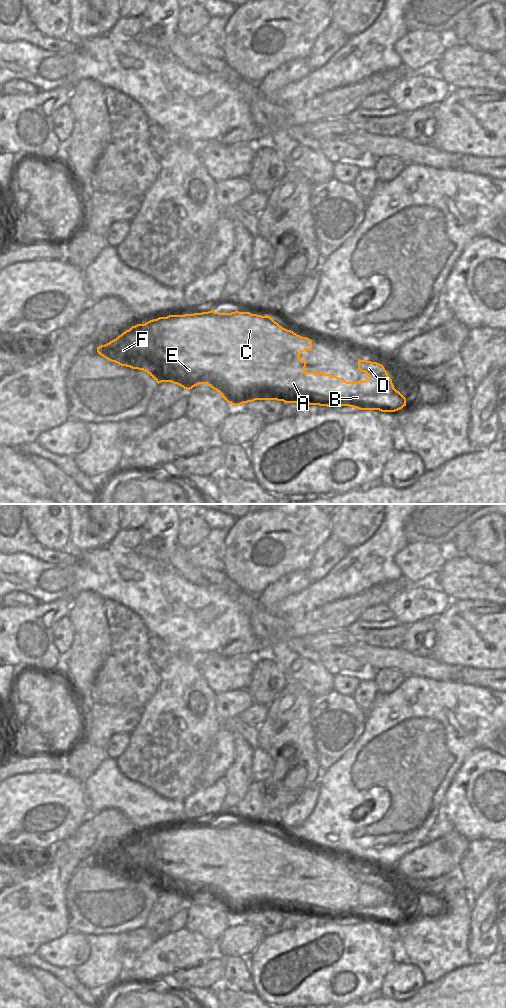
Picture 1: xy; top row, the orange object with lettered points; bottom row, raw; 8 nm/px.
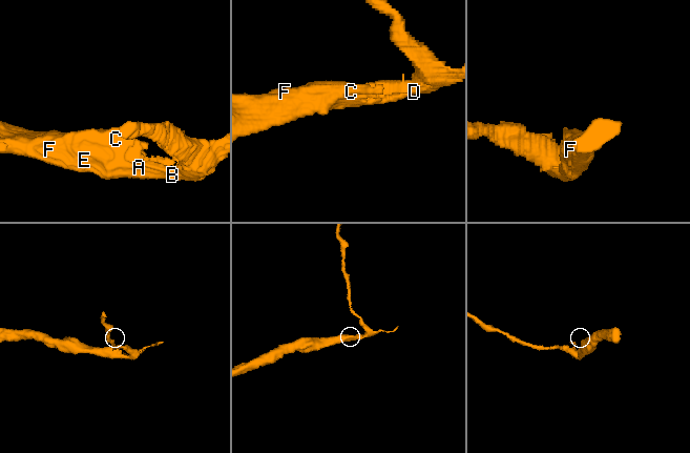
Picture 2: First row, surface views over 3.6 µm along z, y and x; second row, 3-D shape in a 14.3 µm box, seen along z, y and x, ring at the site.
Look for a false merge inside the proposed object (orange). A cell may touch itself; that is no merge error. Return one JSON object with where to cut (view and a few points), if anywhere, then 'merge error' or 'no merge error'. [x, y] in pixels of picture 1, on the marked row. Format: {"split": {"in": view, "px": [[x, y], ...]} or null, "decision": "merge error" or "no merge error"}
{"split": {"in": "xy", "px": [[364, 381], [367, 395], [381, 395], [378, 409]]}, "decision": "merge error"}

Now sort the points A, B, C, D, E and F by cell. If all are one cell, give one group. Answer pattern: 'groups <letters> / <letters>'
groups A B C E F / D

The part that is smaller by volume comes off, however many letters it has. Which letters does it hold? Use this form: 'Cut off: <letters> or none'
Cut off: D

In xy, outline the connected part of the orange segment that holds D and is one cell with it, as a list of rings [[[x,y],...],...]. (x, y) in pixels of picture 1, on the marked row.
[[[358,359],[358,369],[368,375],[365,380],[368,383],[366,395],[382,395],[383,400],[378,404],[379,411],[395,412],[406,406],[406,398],[394,388],[382,364]]]

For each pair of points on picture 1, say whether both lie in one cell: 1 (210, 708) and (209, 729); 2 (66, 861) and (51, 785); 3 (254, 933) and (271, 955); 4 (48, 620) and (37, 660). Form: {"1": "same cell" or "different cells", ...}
{"1": "same cell", "2": "different cells", "3": "different cells", "4": "same cell"}

